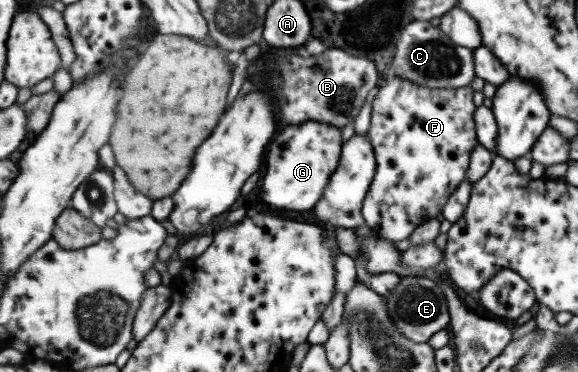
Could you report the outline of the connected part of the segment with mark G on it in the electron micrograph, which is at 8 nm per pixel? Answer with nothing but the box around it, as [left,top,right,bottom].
[257,120,343,213]

